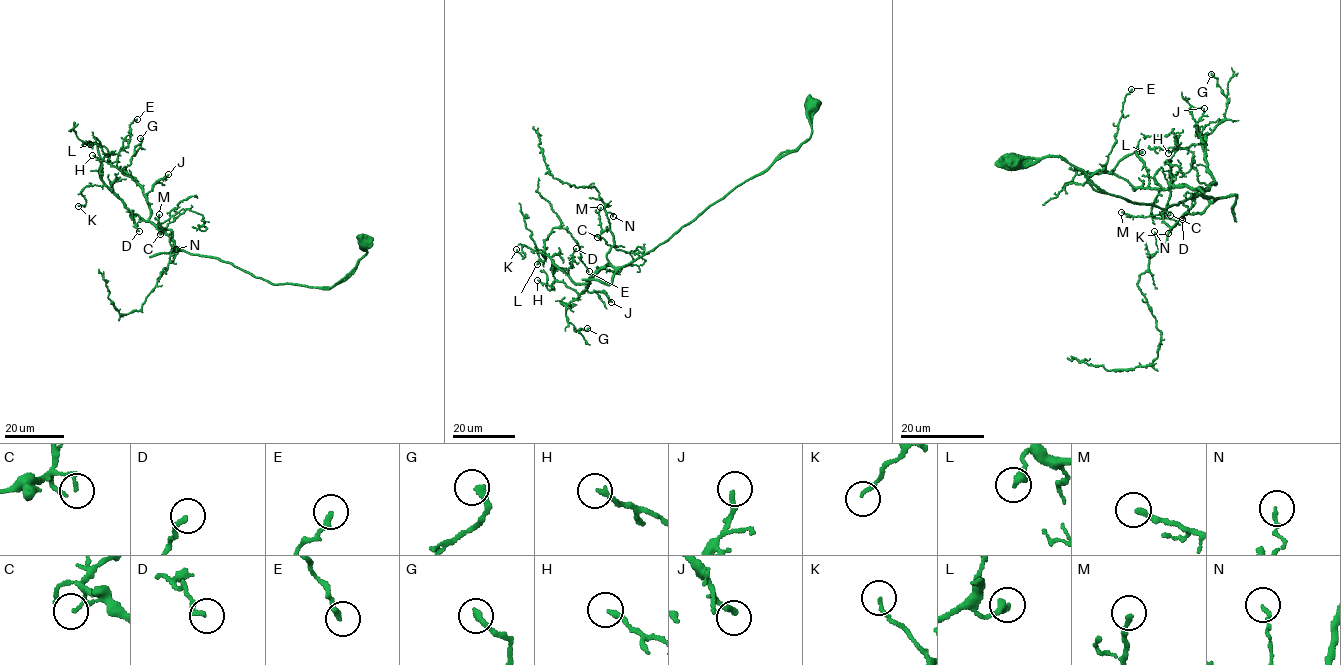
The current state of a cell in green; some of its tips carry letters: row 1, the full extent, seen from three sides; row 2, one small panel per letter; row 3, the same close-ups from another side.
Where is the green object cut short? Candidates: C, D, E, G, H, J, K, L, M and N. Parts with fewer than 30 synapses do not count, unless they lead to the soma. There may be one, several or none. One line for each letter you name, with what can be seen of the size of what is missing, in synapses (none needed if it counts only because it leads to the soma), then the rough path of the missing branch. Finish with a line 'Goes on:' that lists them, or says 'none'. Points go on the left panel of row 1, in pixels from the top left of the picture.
Goes on: none

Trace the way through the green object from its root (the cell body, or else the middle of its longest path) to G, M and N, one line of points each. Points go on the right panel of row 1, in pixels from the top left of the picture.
G: (1013, 165), (1059, 156), (1160, 209), (1213, 202), (1203, 138), (1227, 99), (1211, 74)
M: (1013, 165), (1059, 156), (1100, 190), (1160, 209), (1199, 194), (1216, 200), (1173, 226), (1160, 213), (1121, 212)
N: (1013, 165), (1059, 156), (1100, 190), (1160, 209), (1199, 194), (1215, 198), (1175, 222), (1160, 250), (1154, 231)

